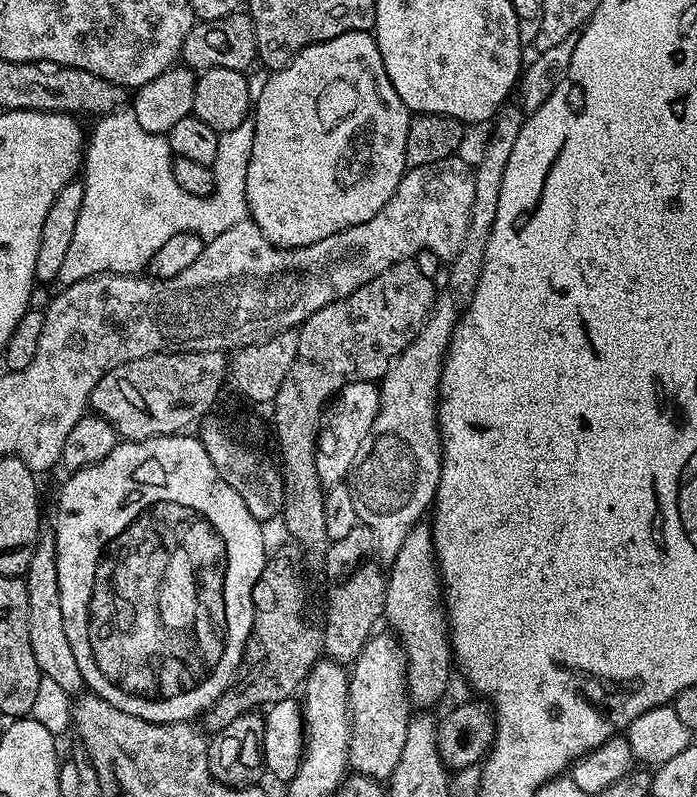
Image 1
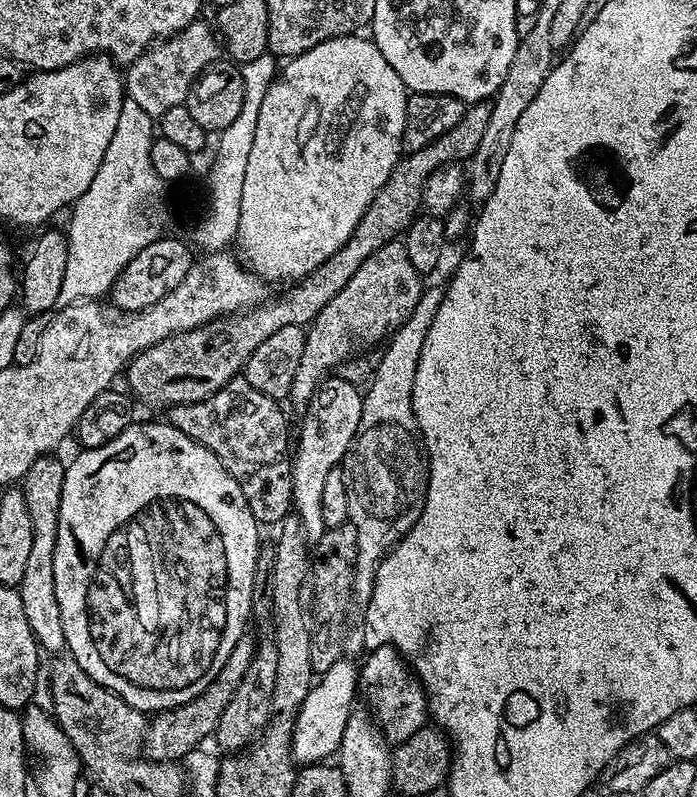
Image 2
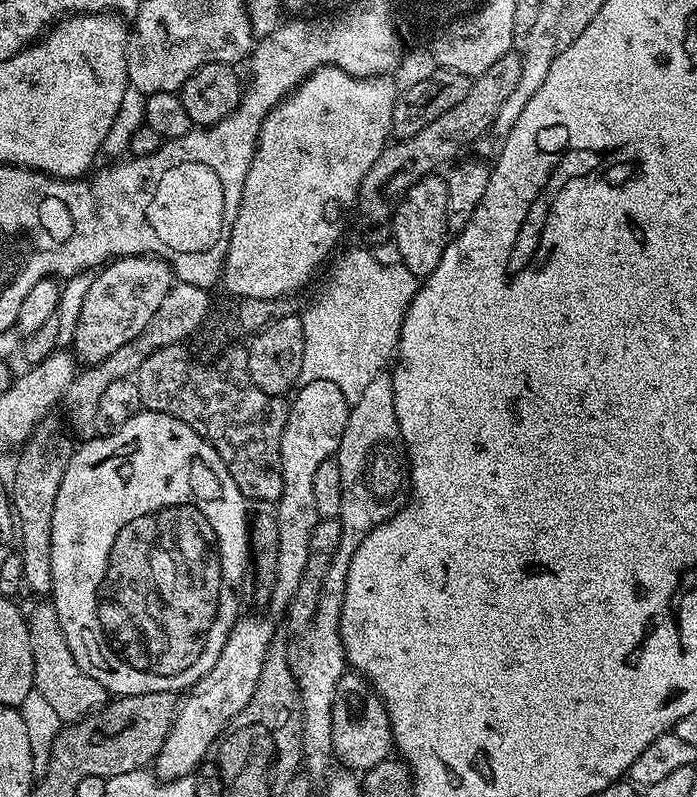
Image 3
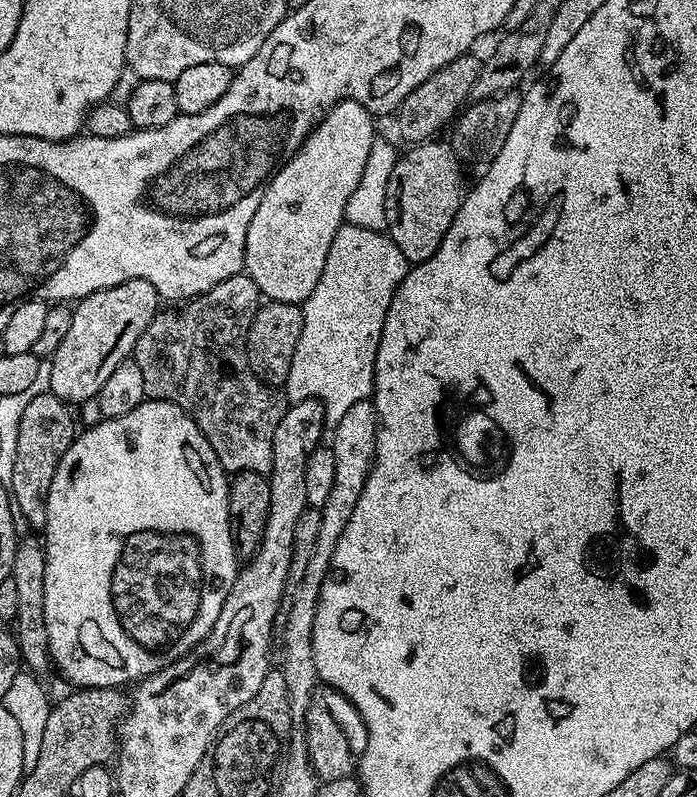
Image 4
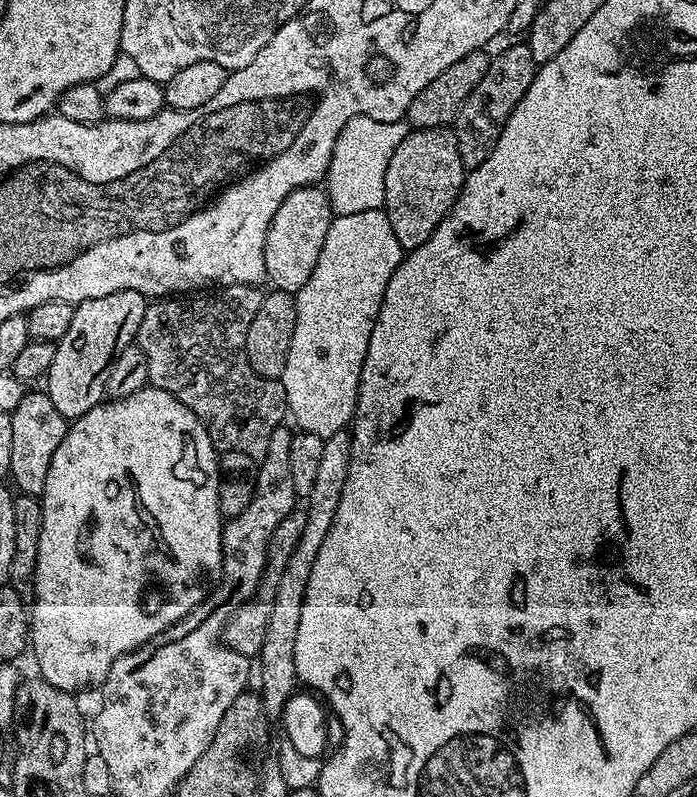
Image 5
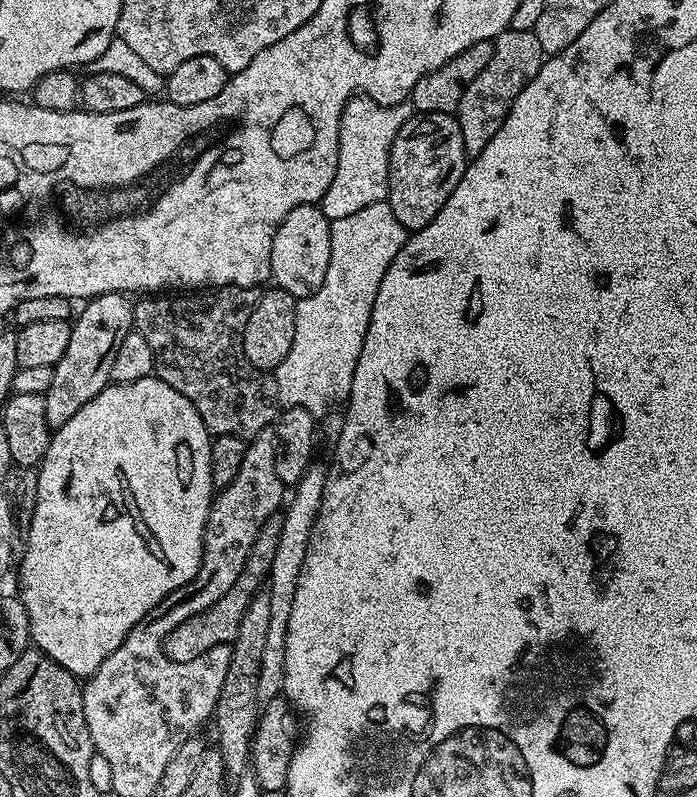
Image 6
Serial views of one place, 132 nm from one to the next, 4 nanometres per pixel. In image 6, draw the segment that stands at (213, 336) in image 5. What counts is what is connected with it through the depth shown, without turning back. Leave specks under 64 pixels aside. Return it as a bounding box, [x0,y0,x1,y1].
[132,286,278,438]

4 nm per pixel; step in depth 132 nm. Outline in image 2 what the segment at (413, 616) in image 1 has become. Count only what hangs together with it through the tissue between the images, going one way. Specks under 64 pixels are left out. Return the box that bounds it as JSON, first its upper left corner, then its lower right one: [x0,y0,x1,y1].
[359,644,430,745]

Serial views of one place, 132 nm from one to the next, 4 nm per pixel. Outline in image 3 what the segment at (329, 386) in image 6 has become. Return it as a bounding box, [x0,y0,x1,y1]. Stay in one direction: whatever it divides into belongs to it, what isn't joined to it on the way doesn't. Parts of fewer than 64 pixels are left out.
[299,248,421,402]

